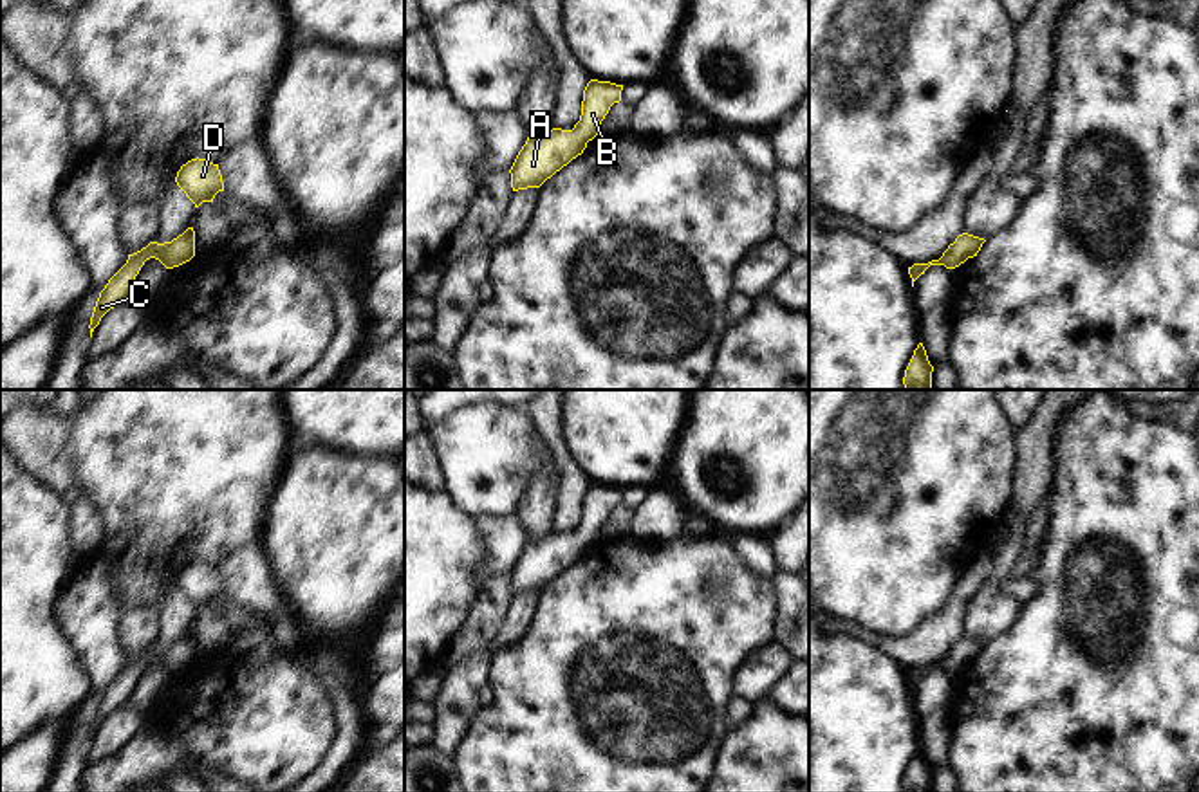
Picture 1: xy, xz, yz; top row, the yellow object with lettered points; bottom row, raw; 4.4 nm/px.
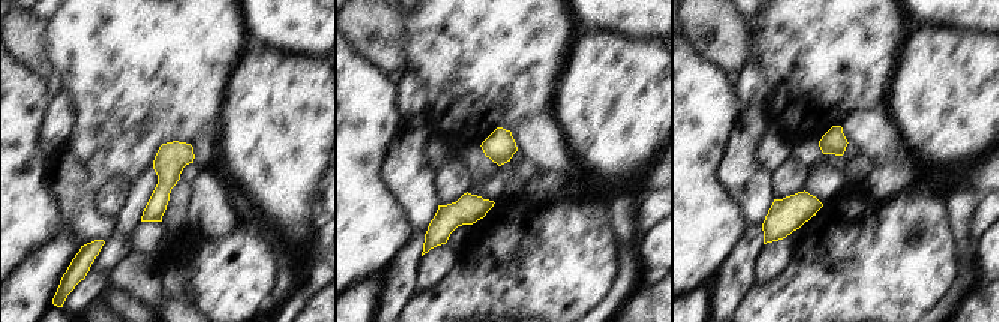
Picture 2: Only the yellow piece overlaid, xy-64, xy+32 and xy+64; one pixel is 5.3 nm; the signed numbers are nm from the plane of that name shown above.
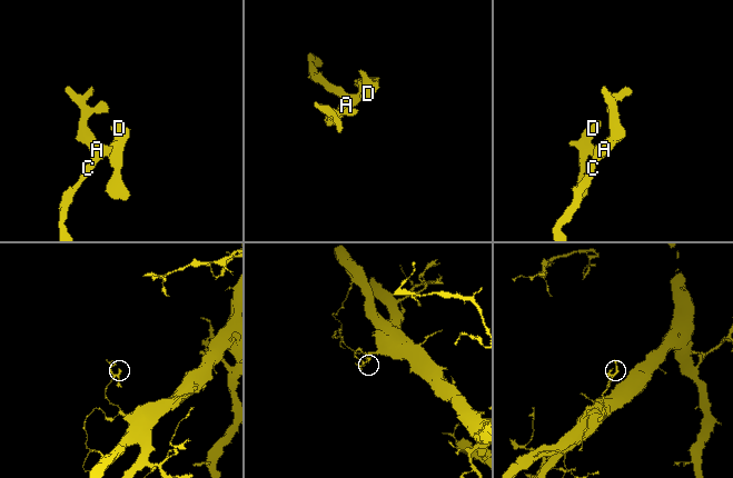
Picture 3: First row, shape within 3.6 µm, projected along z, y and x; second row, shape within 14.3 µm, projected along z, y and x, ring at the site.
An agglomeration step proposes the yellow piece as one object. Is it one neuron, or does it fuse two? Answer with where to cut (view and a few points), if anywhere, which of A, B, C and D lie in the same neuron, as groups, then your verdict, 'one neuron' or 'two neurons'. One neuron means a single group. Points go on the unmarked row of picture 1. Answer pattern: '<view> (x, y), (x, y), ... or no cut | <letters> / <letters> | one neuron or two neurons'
no cut | A B C D | one neuron

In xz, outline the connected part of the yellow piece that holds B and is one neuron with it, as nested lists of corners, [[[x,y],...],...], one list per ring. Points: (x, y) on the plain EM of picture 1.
[[[590,483],[583,494],[581,520],[572,534],[553,532],[527,541],[509,577],[513,595],[540,592],[556,576],[583,557],[600,539],[600,529],[614,507],[621,505],[623,489]]]

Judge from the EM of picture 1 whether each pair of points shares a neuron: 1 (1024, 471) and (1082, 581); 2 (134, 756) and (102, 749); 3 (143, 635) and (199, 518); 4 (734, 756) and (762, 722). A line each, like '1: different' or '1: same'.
1: different
2: different
3: different
4: same

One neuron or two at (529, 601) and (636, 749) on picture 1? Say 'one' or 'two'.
two

